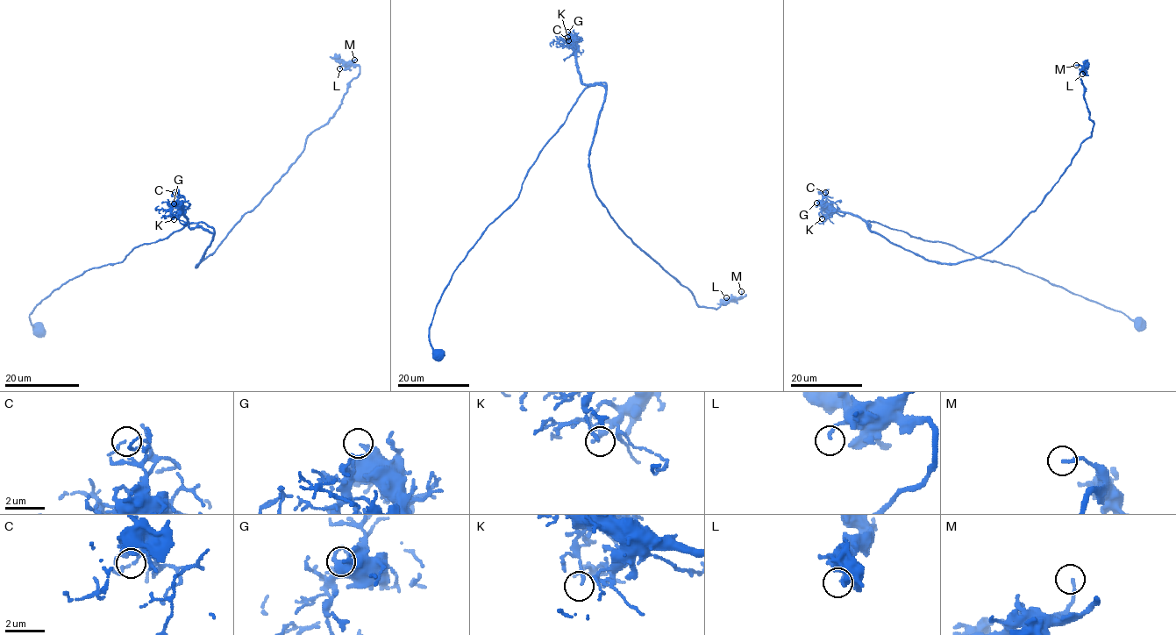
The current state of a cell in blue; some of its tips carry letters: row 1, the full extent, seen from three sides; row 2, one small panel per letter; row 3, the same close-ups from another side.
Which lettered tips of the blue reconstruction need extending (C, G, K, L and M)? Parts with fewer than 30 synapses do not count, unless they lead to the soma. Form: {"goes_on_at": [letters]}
{"goes_on_at": ["G"]}

